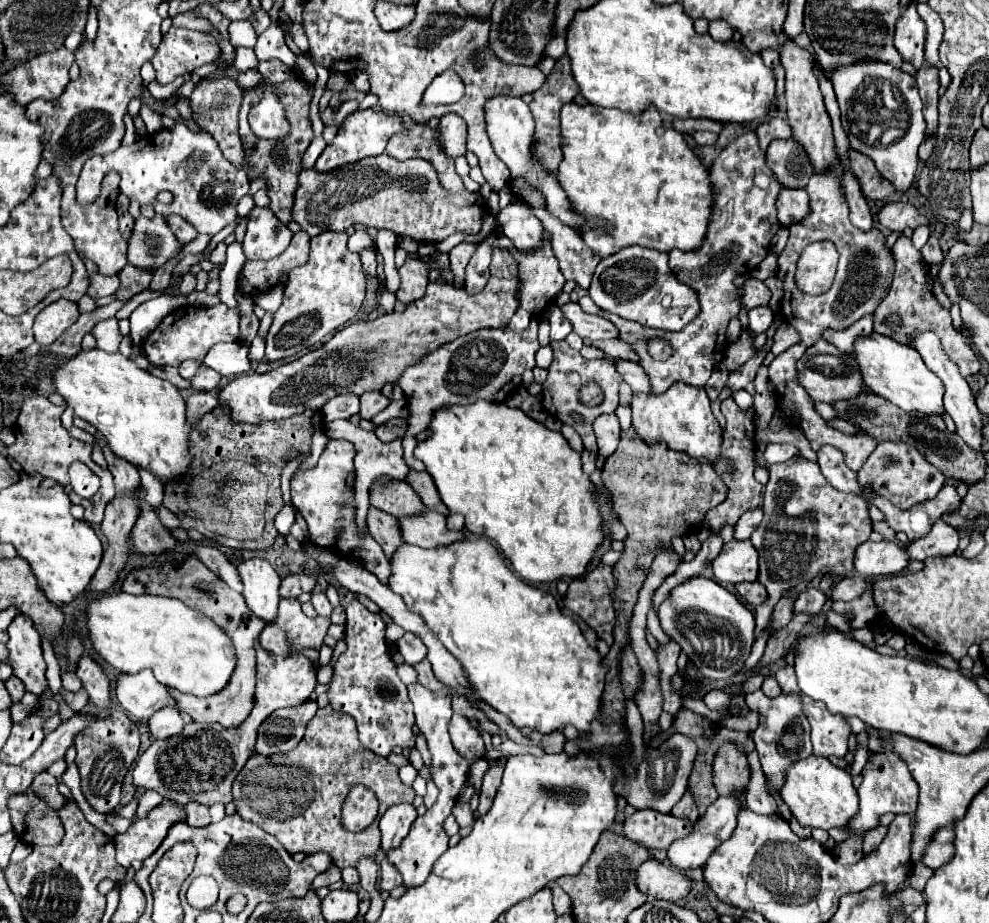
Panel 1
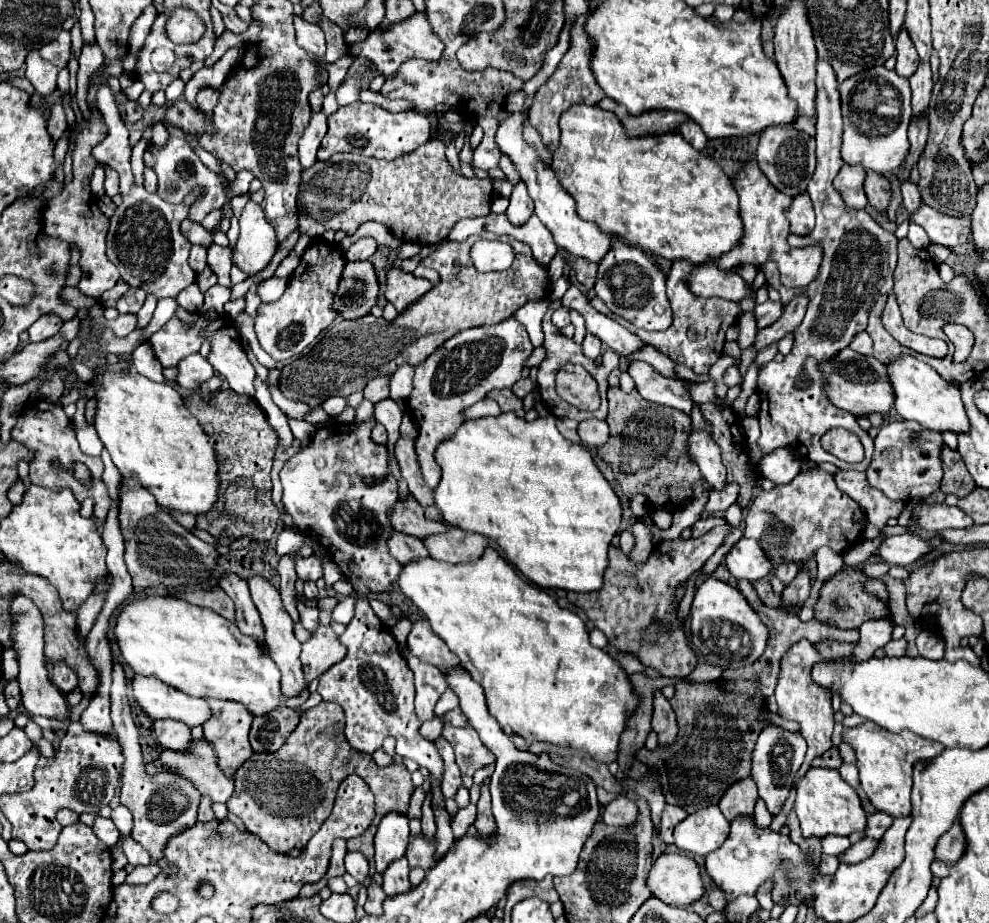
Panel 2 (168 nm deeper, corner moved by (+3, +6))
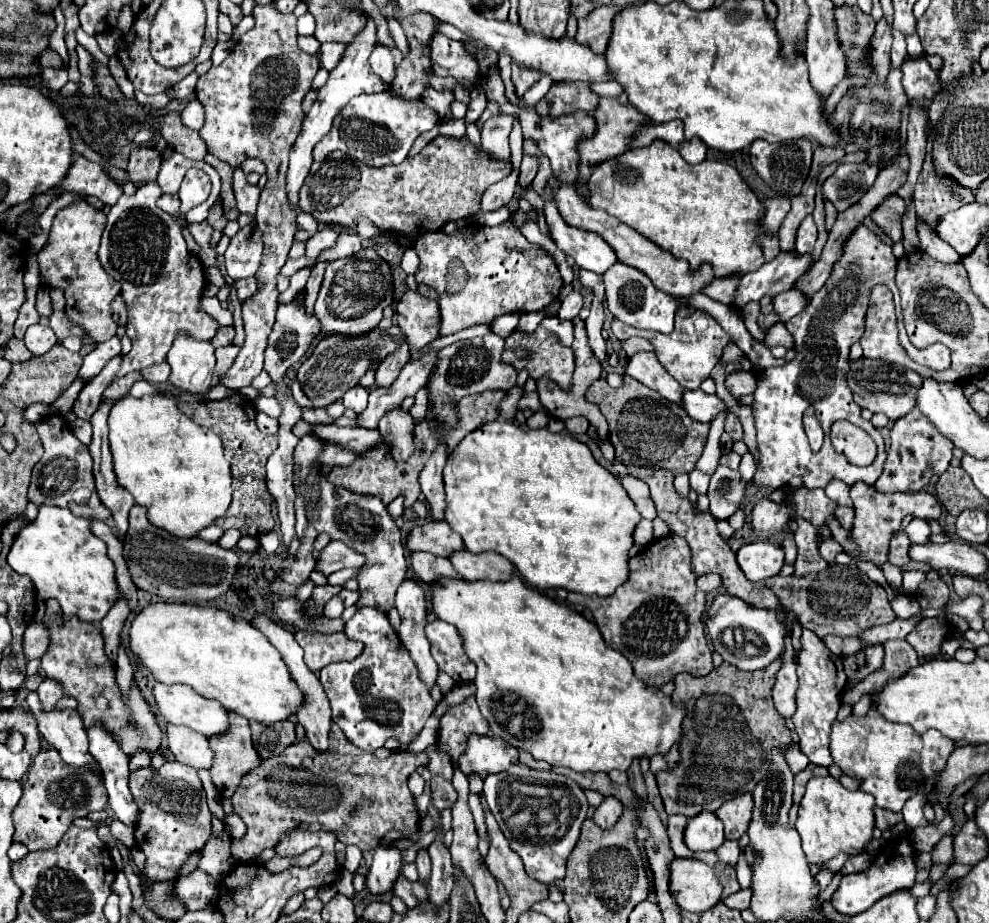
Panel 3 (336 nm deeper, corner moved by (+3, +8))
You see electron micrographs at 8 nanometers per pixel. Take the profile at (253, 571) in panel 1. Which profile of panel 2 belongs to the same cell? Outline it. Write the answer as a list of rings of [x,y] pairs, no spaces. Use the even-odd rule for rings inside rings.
[[[253,576],[249,578],[249,590],[251,590],[251,598],[261,614],[261,620],[263,620],[263,628],[265,628],[265,642],[269,644],[271,648],[271,658],[275,660],[277,668],[281,670],[283,678],[281,678],[281,690],[283,690],[283,696],[287,698],[295,698],[299,696],[303,690],[309,688],[305,676],[303,676],[303,666],[301,666],[301,660],[299,660],[299,652],[301,652],[301,642],[293,636],[293,620],[291,616],[287,614],[287,610],[283,608],[283,602],[281,602],[281,596],[279,592],[273,588],[271,582],[267,582],[265,578],[261,576]]]

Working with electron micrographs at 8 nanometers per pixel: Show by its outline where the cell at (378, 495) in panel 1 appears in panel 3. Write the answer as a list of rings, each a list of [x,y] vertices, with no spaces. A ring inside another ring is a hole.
[[[433,522],[431,526],[415,526],[407,534],[407,548],[409,550],[423,550],[435,556],[449,556],[455,550],[463,550],[461,538],[449,528]]]

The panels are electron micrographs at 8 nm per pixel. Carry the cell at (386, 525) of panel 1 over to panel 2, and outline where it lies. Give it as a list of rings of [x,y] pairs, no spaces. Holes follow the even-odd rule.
[[[401,532],[391,534],[389,550],[391,550],[391,556],[395,560],[399,560],[403,566],[429,556],[425,544],[419,538],[413,538],[413,536],[407,536],[407,534],[401,534]]]

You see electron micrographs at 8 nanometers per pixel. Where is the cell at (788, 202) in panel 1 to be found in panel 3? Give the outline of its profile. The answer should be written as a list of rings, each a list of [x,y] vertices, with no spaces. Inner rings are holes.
[[[809,214],[809,216],[801,222],[801,226],[799,226],[799,230],[797,230],[795,250],[797,250],[799,254],[809,254],[809,252],[813,252],[815,240],[817,240],[817,226],[815,226],[815,222],[813,222],[813,216]]]

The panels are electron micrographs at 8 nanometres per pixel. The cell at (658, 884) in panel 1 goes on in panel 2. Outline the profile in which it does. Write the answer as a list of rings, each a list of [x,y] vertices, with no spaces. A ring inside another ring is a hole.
[[[663,852],[653,862],[647,884],[669,906],[689,906],[703,896],[701,870],[685,852]]]

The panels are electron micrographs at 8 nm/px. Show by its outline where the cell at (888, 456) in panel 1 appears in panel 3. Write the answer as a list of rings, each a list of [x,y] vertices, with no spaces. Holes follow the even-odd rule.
[[[915,408],[907,416],[895,420],[889,438],[891,446],[887,452],[883,474],[875,482],[875,490],[883,494],[923,490],[929,484],[931,476],[941,476],[947,470],[949,460],[953,458],[953,442],[947,436],[939,434],[939,430],[935,430],[931,422],[927,422],[927,418],[923,418],[923,414],[919,414],[919,410]]]

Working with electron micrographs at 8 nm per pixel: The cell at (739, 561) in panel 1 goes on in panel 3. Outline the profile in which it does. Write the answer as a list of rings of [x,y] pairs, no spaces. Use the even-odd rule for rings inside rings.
[[[751,542],[737,550],[737,562],[751,582],[777,576],[783,566],[783,548],[773,542]]]

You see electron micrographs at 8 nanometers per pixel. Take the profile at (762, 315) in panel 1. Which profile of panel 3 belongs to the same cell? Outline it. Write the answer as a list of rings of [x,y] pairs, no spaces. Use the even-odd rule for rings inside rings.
[[[789,290],[789,292],[783,292],[783,294],[777,294],[773,298],[773,312],[779,316],[781,322],[787,322],[789,318],[793,318],[795,314],[799,314],[805,306],[807,306],[809,298],[803,296],[799,290]]]

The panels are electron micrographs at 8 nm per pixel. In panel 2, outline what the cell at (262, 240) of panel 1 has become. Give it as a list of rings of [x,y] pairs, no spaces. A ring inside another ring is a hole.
[[[249,200],[239,216],[239,238],[233,246],[233,264],[247,276],[259,274],[277,250],[275,228],[267,222],[263,208]]]

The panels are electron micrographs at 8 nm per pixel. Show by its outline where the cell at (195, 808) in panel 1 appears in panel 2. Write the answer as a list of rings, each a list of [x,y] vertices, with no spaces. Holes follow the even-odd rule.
[[[203,796],[201,798],[201,806],[199,806],[199,822],[209,822],[209,820],[213,820],[215,816],[213,816],[213,810],[211,810],[211,798],[209,796]]]

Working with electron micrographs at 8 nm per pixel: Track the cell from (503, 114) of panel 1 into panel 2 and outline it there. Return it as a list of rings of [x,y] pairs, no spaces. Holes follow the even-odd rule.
[[[521,112],[509,114],[509,118],[503,124],[499,124],[497,144],[499,144],[501,152],[505,152],[511,158],[511,162],[519,170],[521,178],[525,180],[525,184],[529,188],[529,194],[535,202],[535,214],[549,228],[557,246],[561,246],[563,250],[567,250],[569,254],[573,254],[577,258],[585,258],[585,260],[591,260],[591,262],[599,264],[599,260],[603,260],[603,256],[611,250],[613,240],[609,236],[603,236],[603,232],[599,232],[599,226],[595,226],[593,222],[581,220],[577,216],[575,200],[571,196],[567,196],[567,192],[563,190],[563,186],[559,184],[557,176],[555,176],[555,172],[549,166],[545,166],[543,162],[537,160],[535,150],[523,140],[521,134],[523,134],[523,114]]]

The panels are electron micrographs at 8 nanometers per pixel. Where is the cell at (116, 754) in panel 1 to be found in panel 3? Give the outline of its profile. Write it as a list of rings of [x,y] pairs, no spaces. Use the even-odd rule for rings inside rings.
[[[55,748],[41,750],[33,758],[31,770],[27,772],[27,780],[23,784],[23,798],[13,810],[15,822],[13,840],[25,844],[29,850],[55,848],[75,818],[87,816],[93,810],[103,810],[105,804],[107,790],[99,762],[75,768],[59,758],[59,750]]]

